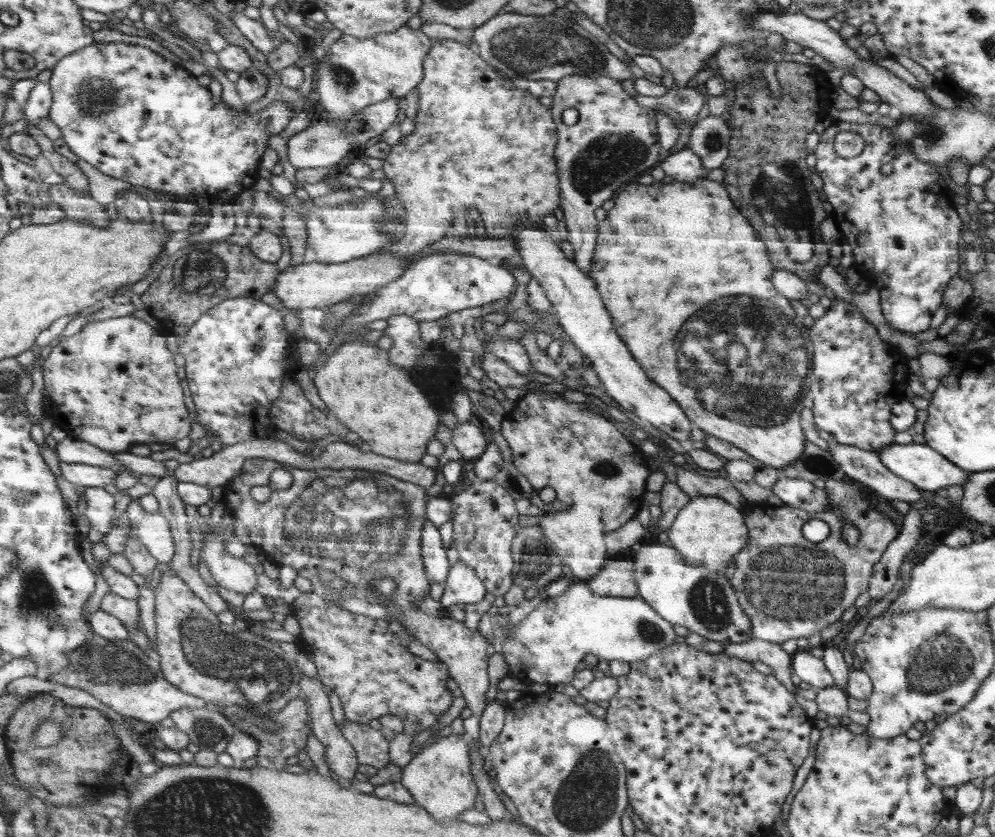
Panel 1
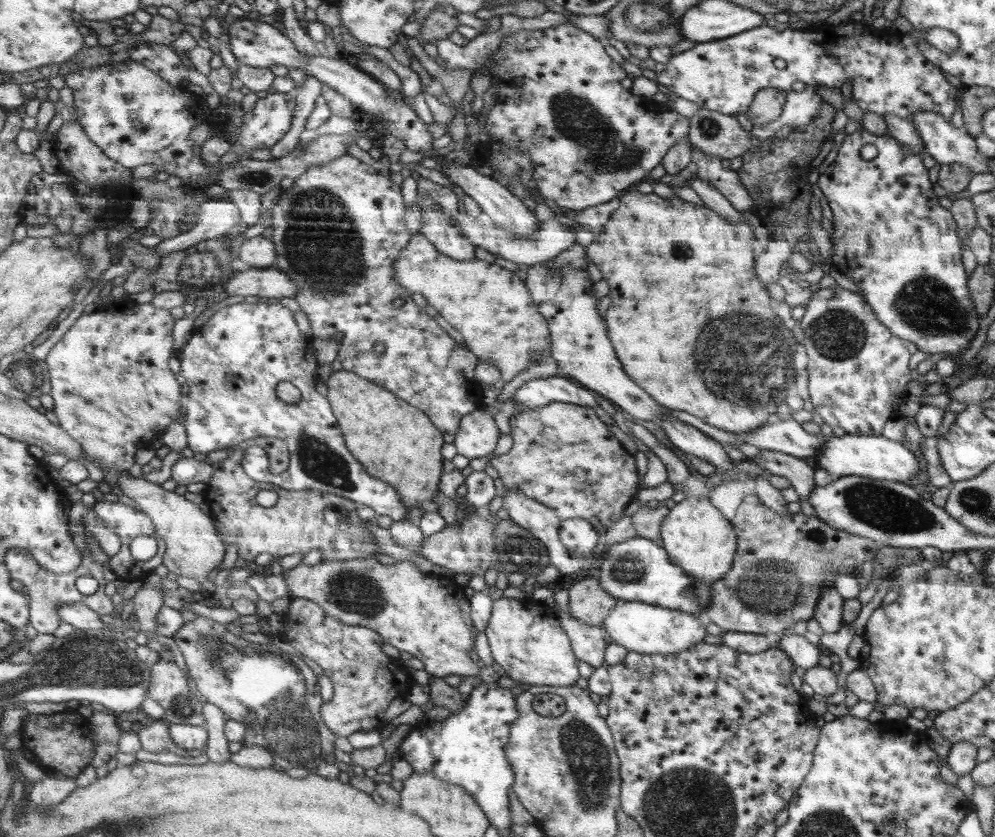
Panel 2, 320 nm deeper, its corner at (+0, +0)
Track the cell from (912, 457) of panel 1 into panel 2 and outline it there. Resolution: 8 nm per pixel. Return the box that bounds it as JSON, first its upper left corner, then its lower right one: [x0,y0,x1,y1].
[816,434,920,482]

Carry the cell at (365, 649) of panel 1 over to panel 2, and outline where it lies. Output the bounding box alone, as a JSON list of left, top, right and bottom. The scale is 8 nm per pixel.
[282,597,414,737]

